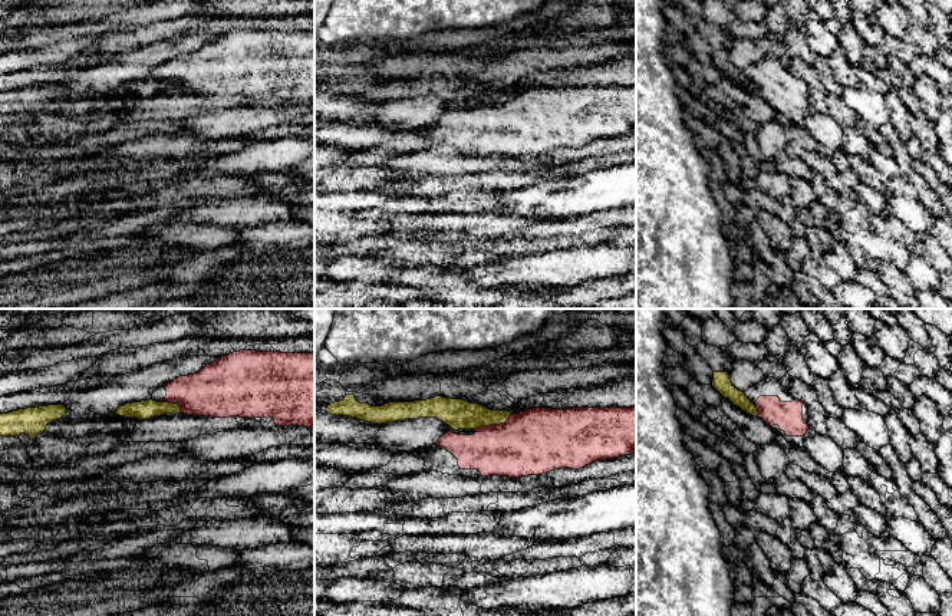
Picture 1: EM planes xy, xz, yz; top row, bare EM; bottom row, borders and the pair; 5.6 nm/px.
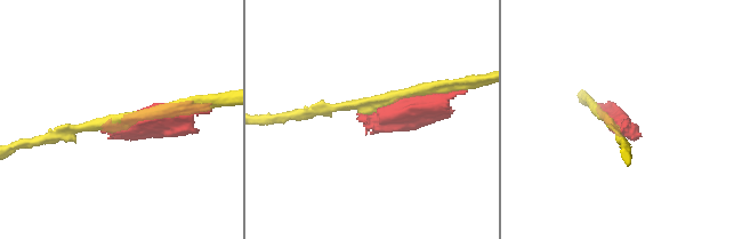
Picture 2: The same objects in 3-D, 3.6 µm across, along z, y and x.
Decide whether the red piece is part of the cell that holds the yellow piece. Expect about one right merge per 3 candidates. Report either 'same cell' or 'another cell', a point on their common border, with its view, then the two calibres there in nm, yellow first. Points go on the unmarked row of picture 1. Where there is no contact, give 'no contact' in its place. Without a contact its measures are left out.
another cell | xz (493, 102) | 170/360 nm

